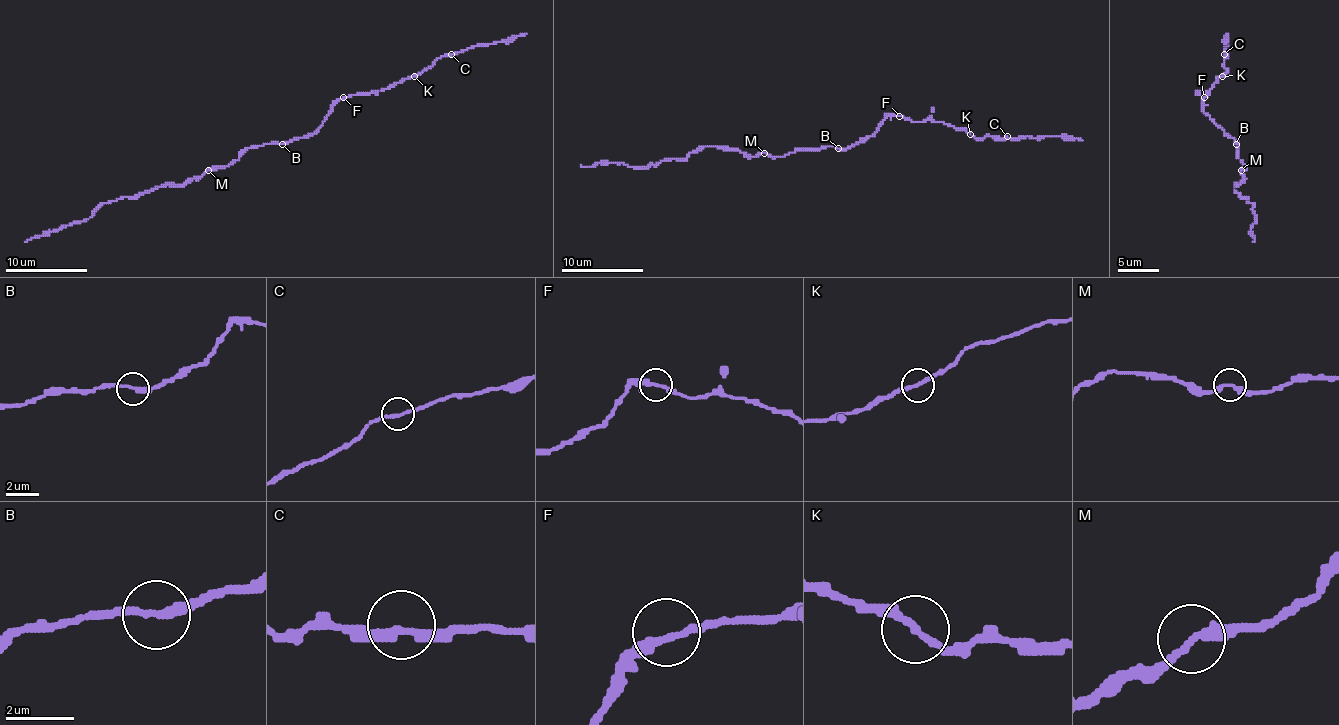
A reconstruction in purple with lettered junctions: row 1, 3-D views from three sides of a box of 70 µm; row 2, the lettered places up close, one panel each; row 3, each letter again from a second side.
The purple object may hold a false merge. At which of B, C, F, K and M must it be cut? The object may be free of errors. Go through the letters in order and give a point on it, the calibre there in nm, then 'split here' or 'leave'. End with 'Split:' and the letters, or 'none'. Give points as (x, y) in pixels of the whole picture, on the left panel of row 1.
B: (282, 144) | 260 nm | leave
C: (451, 54) | 240 nm | leave
F: (343, 97) | 260 nm | leave
K: (414, 76) | 240 nm | leave
M: (208, 170) | 260 nm | leave
Split: none

